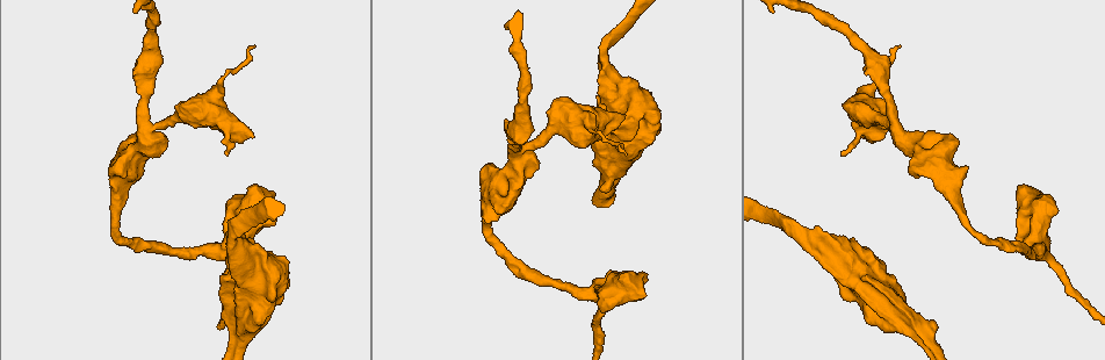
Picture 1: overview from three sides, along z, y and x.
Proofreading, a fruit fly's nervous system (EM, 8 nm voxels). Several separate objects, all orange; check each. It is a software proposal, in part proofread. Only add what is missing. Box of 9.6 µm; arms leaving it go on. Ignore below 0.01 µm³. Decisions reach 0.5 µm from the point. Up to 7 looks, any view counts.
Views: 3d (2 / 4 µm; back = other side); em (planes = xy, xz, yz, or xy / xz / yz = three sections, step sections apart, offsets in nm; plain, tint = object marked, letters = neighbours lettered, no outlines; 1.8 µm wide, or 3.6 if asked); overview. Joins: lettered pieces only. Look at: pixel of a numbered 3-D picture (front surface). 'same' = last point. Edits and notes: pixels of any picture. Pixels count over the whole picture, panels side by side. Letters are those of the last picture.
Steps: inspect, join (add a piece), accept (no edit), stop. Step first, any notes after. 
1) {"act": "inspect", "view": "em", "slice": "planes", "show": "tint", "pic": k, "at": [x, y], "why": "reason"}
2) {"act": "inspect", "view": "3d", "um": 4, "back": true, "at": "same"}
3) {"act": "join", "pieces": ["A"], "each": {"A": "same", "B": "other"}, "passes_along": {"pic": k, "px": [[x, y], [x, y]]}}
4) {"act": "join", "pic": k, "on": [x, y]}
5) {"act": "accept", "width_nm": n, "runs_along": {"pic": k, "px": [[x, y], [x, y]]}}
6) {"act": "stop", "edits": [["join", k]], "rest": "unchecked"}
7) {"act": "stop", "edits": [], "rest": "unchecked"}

{"act": "inspect", "view": "em", "slice": "yz", "step": 16, "show": "tint", "pic": 1, "at": [594, 146], "why": "an open end"}

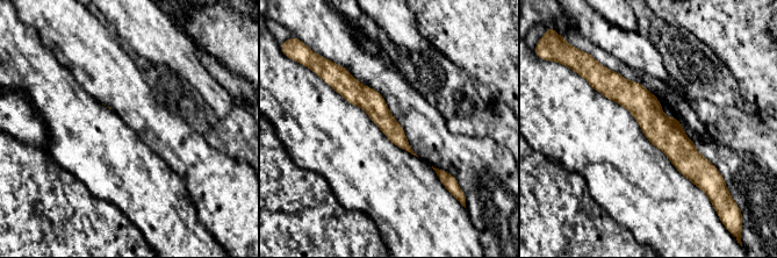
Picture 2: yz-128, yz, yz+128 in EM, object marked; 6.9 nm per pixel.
{"act": "inspect", "view": "em", "slice": "planes", "show": "letters", "at": "same"}

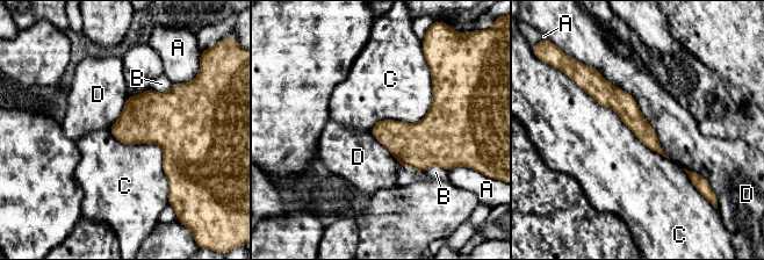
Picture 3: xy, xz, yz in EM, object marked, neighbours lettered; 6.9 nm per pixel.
{"act": "accept", "each": {"A": "other", "B": "other", "C": "other", "D": "other"}, "found": "no lettered piece goes on from it"}

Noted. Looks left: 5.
{"act": "inspect", "view": "3d", "um": 4, "back": true, "pic": 1, "at": [1039, 255], "why": "four arms meet"}

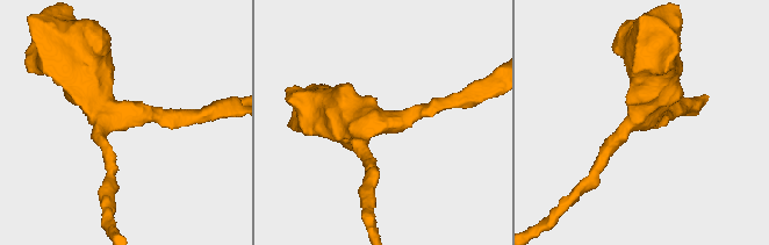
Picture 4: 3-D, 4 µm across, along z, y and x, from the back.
{"act": "inspect", "view": "em", "slice": "xz", "step": 4, "show": "tint", "pic": 4, "at": [644, 116]}

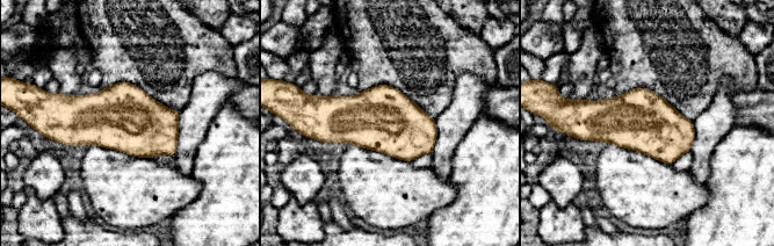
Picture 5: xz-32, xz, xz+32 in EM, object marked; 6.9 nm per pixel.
{"act": "inspect", "view": "em", "slice": "planes", "show": "letters", "at": "same", "why": "another direction"}

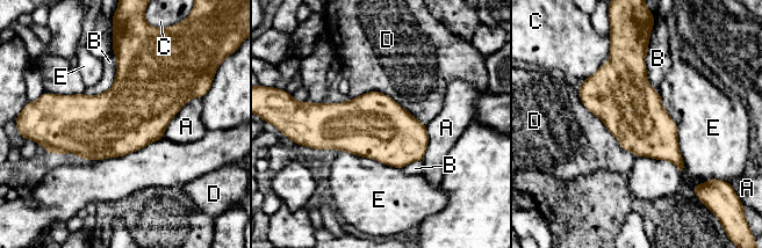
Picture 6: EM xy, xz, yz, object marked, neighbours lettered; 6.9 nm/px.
{"act": "accept", "each": {"A": "other", "B": "other", "C": "other", "D": "other", "E": "other"}, "arms": 4, "found": "no lettered piece goes on from it"}

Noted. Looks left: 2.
{"act": "inspect", "view": "em", "slice": "planes", "show": "letters", "pic": 1, "at": [602, 72], "why": "an open end"}

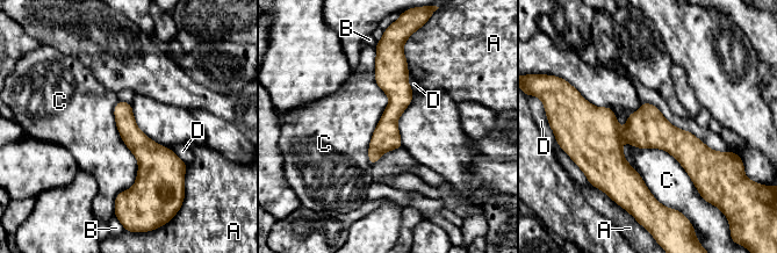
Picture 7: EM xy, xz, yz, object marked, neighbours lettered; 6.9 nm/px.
{"act": "accept", "each": {"A": "other", "B": "other", "C": "other", "D": "other"}, "border": {"pic": 7, "px": [[620, 143], [666, 150], [697, 189]]}, "found": "none of them fits"}

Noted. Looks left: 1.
{"act": "stop", "edits": [], "rest": "unchecked"}

